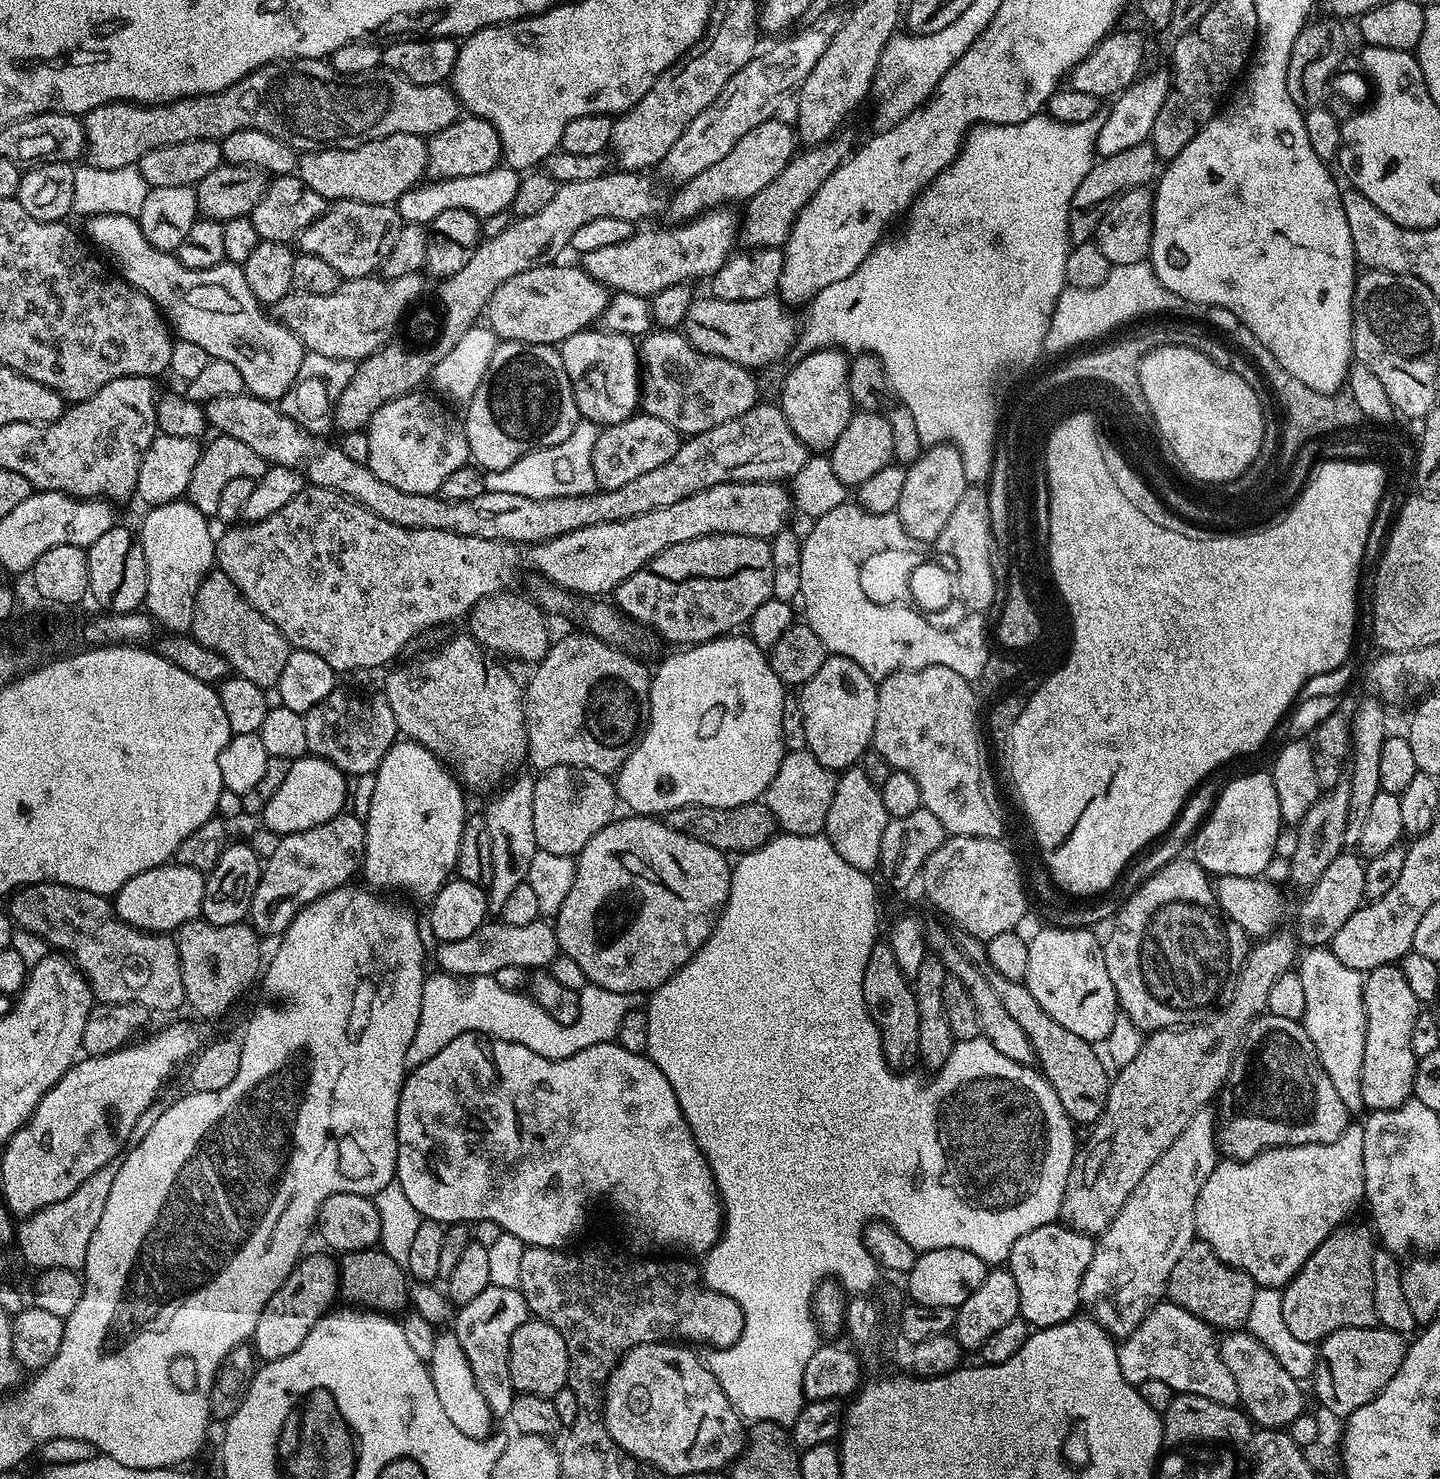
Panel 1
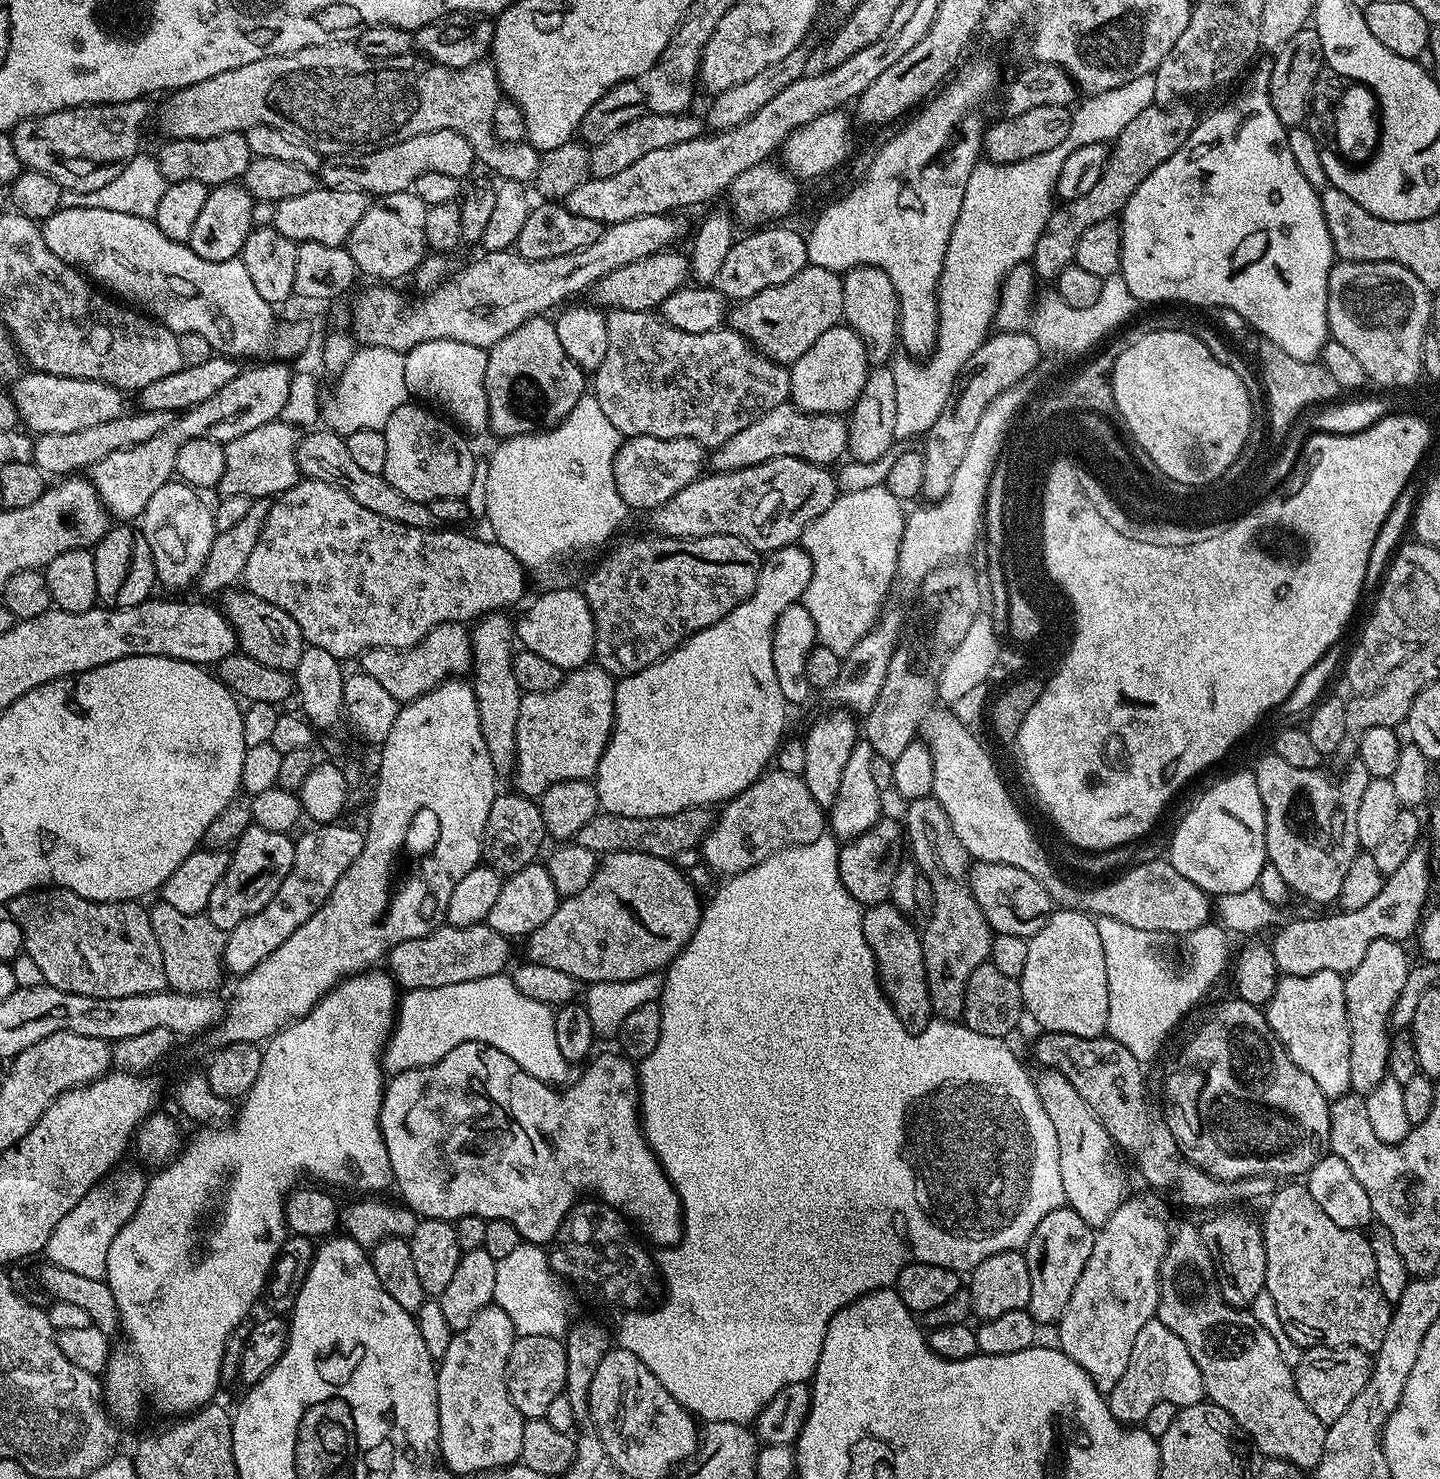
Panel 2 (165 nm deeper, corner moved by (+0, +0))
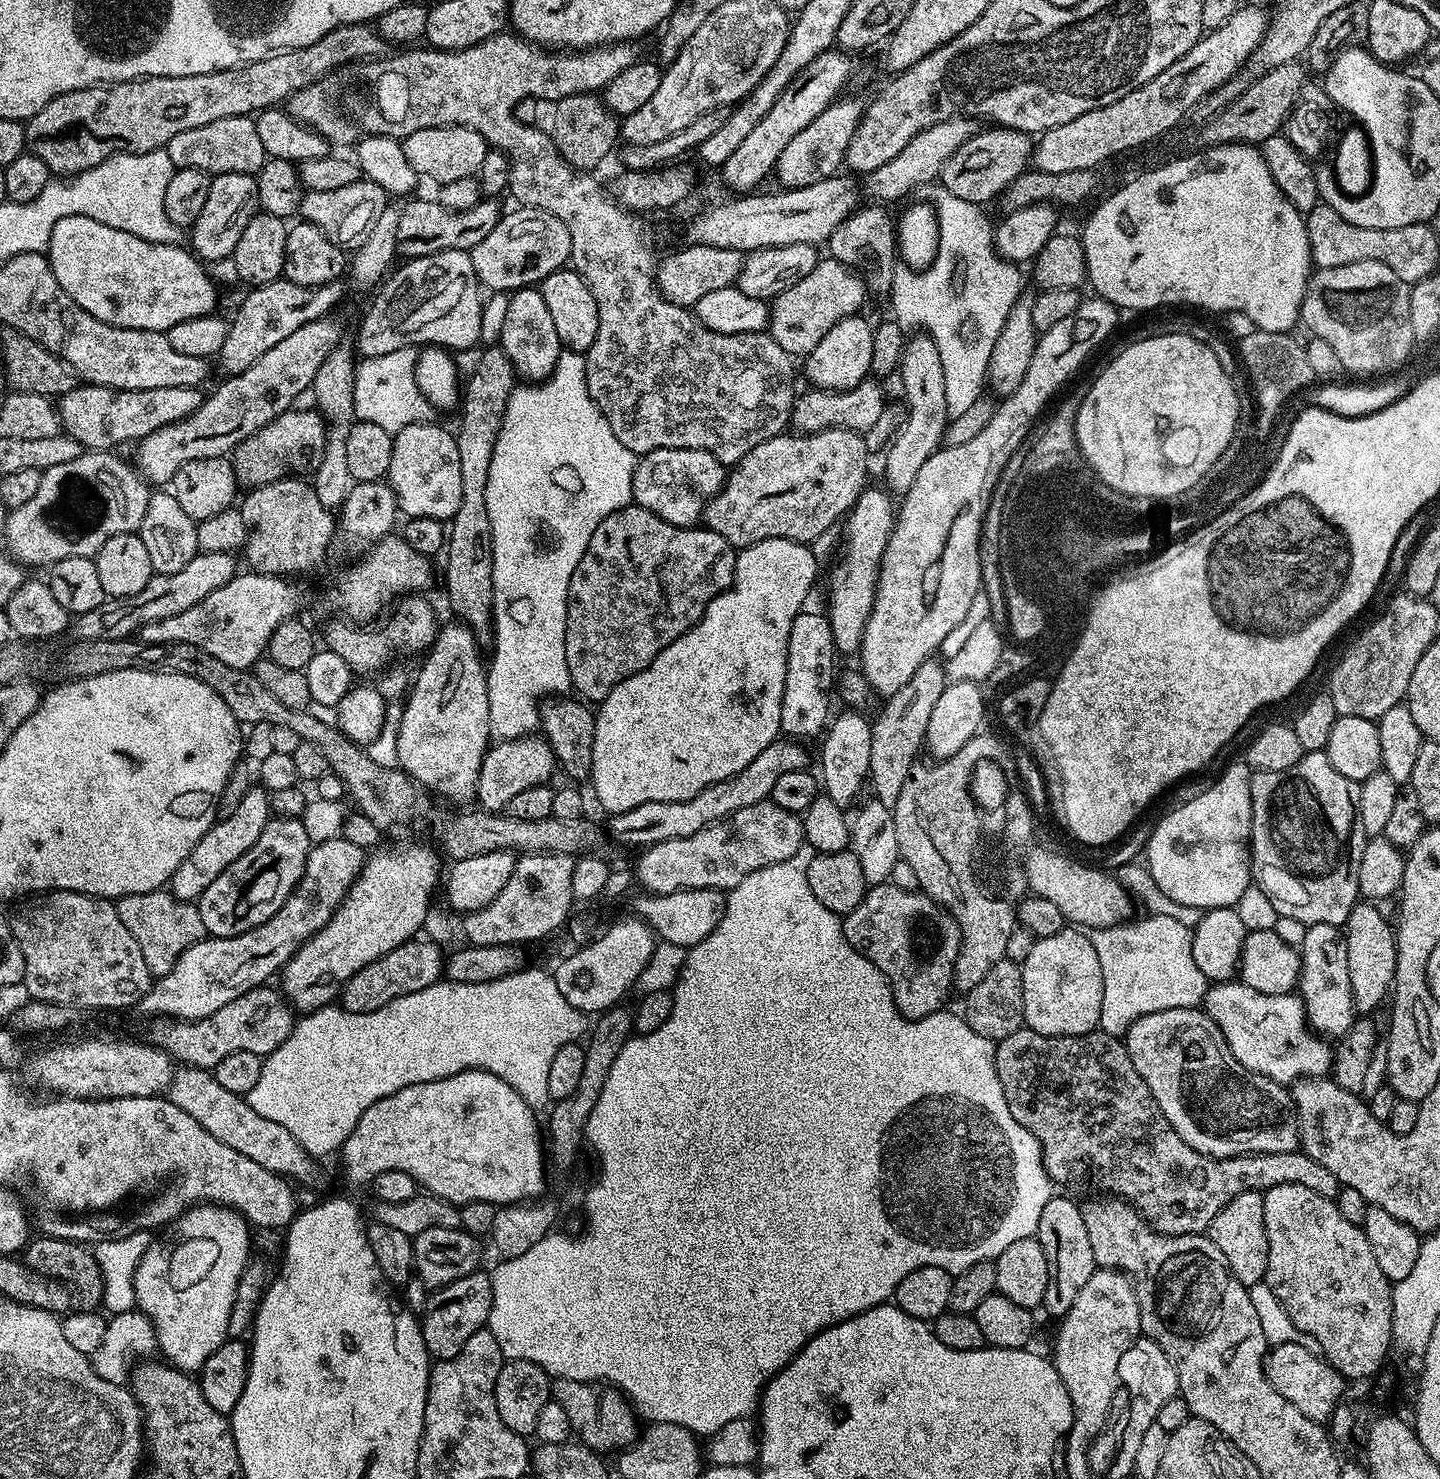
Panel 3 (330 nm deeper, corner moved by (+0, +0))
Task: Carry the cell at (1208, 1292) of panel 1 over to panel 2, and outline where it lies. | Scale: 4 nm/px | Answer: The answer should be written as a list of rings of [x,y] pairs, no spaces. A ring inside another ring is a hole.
[[[1220,1210],[1209,1218],[1205,1224],[1199,1225],[1200,1236],[1206,1241],[1214,1261],[1214,1276],[1218,1281],[1218,1287],[1222,1298],[1230,1306],[1247,1309],[1258,1298],[1258,1294],[1264,1291],[1266,1282],[1266,1250],[1264,1249],[1264,1234],[1259,1223],[1256,1224],[1248,1216],[1243,1216],[1236,1210]]]

